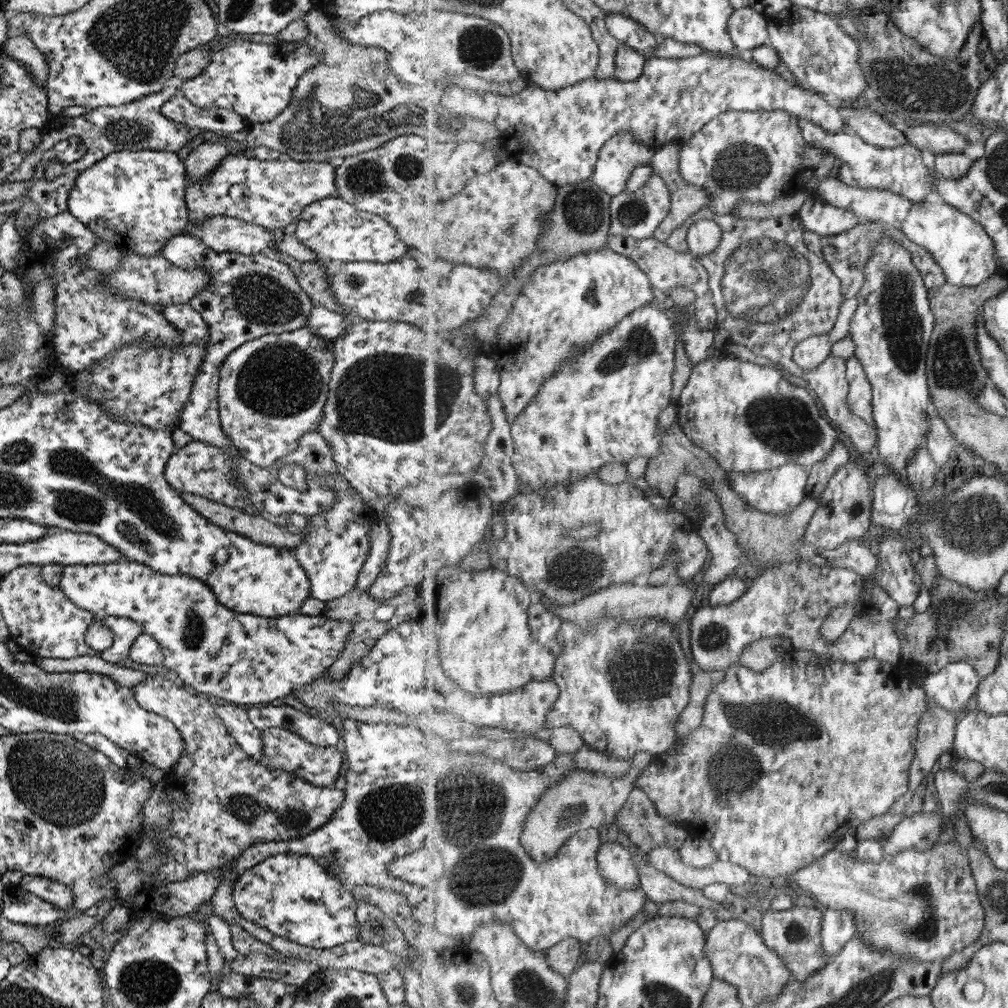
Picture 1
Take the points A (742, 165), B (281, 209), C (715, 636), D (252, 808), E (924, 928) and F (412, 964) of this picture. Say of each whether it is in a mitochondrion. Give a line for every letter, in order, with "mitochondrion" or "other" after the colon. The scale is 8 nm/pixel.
A: mitochondrion
B: other
C: mitochondrion
D: mitochondrion
E: mitochondrion
F: other

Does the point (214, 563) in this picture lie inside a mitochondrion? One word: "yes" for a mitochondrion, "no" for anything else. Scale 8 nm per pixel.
no

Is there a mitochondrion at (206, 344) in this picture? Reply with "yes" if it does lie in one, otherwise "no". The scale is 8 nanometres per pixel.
no

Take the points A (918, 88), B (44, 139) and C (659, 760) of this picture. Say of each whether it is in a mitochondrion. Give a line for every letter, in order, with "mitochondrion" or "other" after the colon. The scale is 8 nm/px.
A: mitochondrion
B: other
C: other

